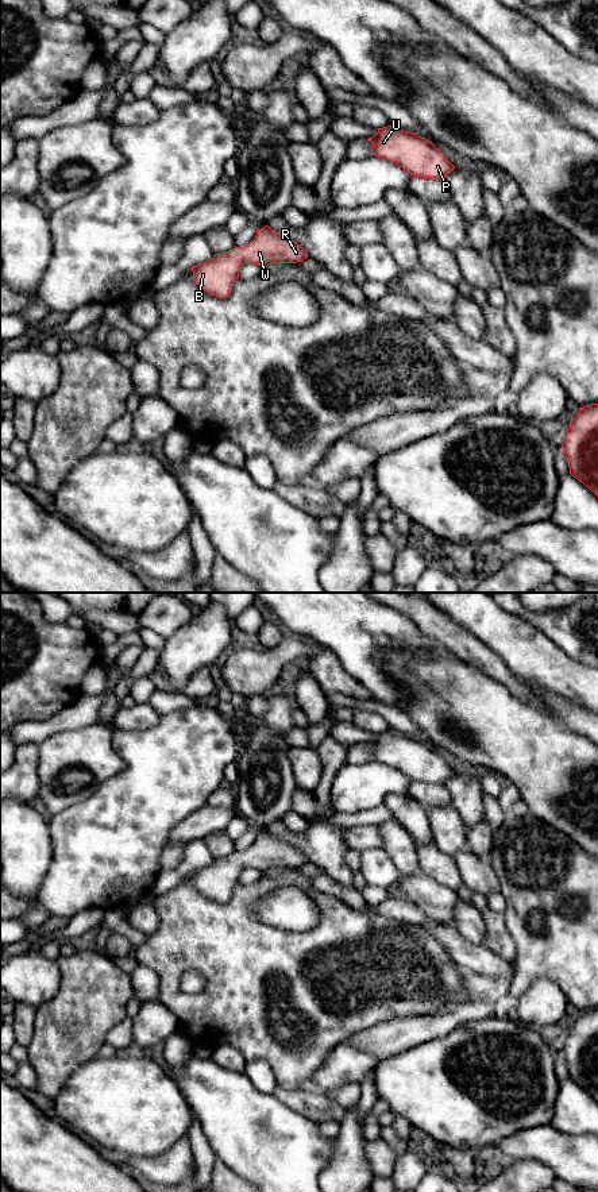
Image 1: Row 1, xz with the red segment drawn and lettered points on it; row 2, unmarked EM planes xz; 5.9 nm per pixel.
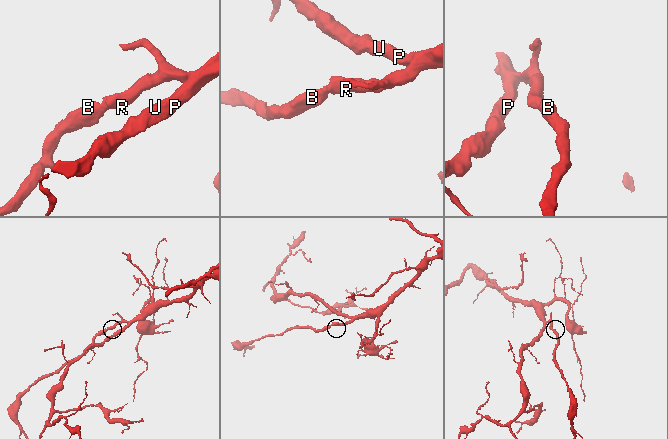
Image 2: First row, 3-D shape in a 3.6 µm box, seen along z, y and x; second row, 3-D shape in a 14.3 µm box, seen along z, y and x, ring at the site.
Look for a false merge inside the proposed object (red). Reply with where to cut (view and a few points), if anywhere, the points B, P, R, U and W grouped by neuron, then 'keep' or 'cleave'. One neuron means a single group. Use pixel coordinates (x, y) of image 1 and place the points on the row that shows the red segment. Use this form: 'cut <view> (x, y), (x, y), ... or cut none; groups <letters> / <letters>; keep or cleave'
cut none; groups B P R U W; keep

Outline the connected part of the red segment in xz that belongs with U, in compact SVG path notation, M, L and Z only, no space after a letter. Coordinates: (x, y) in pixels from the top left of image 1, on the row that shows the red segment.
M387 126L369 138L371 155L387 159L412 175L444 181L455 166L425 138Z

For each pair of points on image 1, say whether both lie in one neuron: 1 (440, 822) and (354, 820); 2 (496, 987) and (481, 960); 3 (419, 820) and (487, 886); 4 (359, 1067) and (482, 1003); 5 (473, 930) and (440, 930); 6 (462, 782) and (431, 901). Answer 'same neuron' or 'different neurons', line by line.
1: different neurons
2: different neurons
3: same neuron
4: different neurons
5: same neuron
6: same neuron

